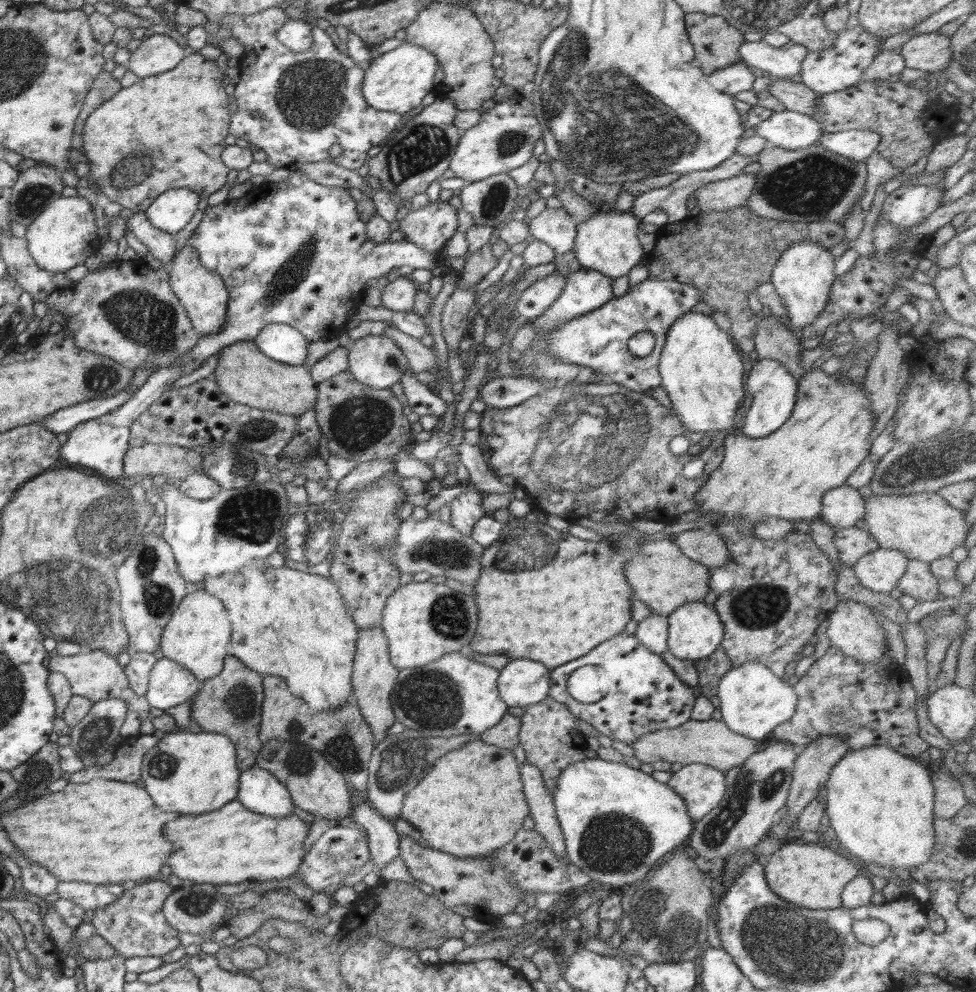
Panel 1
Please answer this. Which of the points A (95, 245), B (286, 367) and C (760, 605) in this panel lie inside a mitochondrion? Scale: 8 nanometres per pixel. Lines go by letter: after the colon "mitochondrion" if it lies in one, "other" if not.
A: other
B: other
C: mitochondrion

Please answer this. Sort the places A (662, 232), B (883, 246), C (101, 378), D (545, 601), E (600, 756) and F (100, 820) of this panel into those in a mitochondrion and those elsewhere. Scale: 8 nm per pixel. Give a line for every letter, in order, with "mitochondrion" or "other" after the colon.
A: other
B: other
C: mitochondrion
D: other
E: other
F: other

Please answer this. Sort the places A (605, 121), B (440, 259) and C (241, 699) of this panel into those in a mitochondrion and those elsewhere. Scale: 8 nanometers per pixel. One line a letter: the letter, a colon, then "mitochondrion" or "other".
A: mitochondrion
B: other
C: mitochondrion

